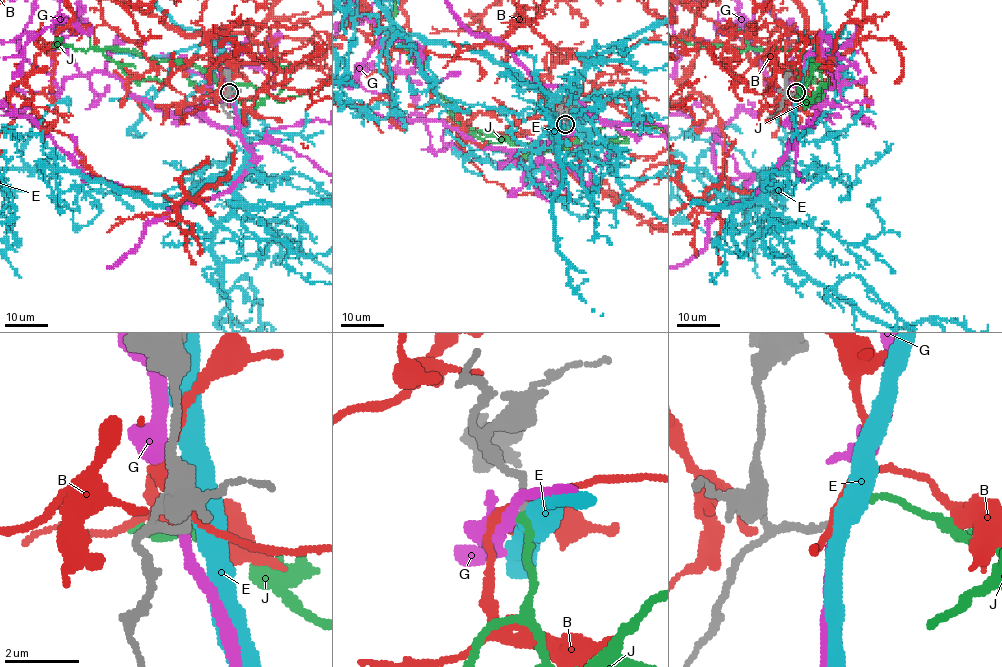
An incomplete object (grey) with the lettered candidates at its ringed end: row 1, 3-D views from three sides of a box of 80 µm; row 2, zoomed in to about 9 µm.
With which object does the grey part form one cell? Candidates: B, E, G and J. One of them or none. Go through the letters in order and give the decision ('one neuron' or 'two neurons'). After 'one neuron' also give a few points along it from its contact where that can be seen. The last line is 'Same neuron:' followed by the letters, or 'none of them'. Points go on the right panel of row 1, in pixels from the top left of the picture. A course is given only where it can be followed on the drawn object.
B: two neurons
E: two neurons
G: two neurons
J: one neuron
Same neuron: J

